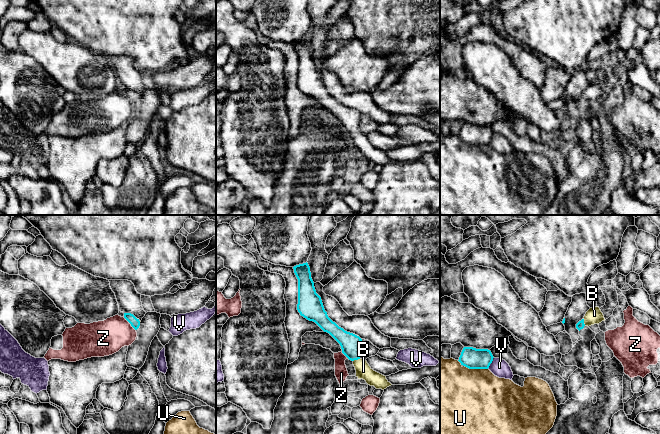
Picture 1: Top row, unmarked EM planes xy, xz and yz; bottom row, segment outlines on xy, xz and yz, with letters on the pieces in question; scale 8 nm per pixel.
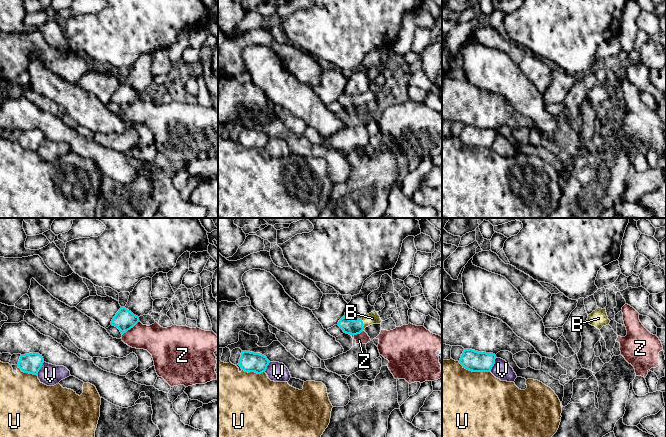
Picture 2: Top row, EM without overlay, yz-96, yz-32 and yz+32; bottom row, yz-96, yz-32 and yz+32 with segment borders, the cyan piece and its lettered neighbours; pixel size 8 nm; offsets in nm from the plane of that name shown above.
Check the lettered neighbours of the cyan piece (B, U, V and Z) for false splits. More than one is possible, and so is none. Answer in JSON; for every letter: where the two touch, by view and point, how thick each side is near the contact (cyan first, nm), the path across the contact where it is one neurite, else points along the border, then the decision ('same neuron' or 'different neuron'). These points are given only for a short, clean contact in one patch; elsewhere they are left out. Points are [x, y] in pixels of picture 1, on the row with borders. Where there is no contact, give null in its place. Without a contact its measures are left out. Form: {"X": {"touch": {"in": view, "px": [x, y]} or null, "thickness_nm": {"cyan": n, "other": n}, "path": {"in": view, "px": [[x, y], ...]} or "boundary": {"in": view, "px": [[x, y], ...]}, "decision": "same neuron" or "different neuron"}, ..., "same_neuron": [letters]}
{"B": {"touch": {"in": "xz", "px": [356, 359]}, "thickness_nm": {"cyan": 160, "other": 130}, "path": {"in": "xz", "px": [[349, 342], [351, 352], [356, 359], [363, 371]]}, "decision": "same neuron"}, "U": {"touch": {"in": "yz", "px": [475, 368]}, "thickness_nm": {"cyan": 170, "other": 500}, "decision": "different neuron"}, "V": {"touch": {"in": "yz", "px": [490, 363]}, "thickness_nm": {"cyan": 170, "other": 140}, "decision": "different neuron"}, "Z": {"touch": {"in": "xy", "px": [130, 323]}, "thickness_nm": {"cyan": 80, "other": 280}, "decision": "different neuron"}, "same_neuron": ["B"]}

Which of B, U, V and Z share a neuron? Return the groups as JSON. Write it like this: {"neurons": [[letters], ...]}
{"neurons": [["B"], ["U"], ["V"], ["Z"]]}

